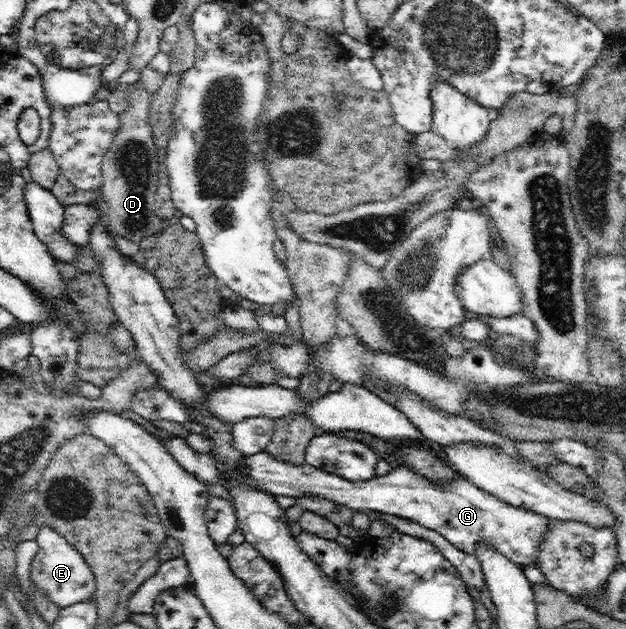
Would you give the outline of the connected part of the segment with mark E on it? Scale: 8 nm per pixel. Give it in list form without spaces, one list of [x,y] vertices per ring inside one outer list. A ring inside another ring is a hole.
[[[48,525],[40,528],[36,538],[40,550],[36,553],[30,569],[30,580],[33,584],[41,588],[59,609],[94,597],[95,576],[81,552]]]

